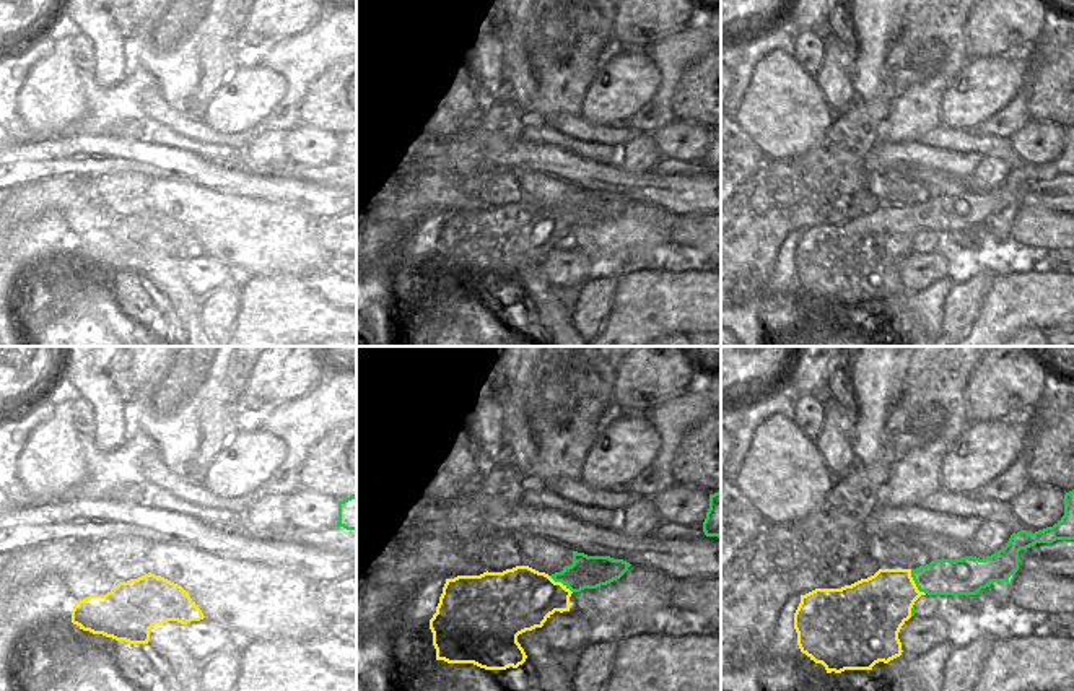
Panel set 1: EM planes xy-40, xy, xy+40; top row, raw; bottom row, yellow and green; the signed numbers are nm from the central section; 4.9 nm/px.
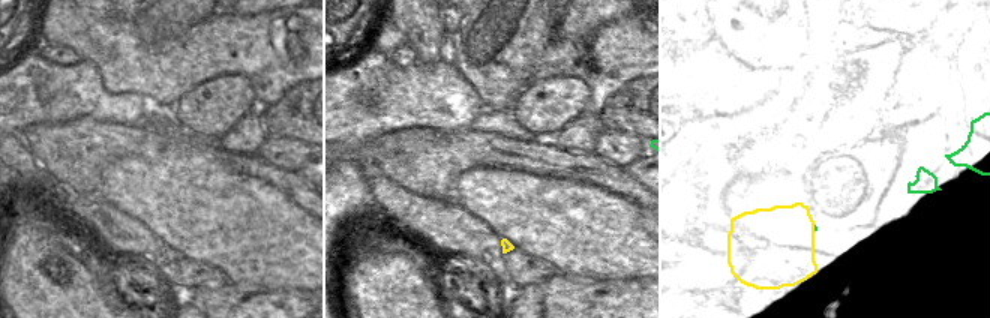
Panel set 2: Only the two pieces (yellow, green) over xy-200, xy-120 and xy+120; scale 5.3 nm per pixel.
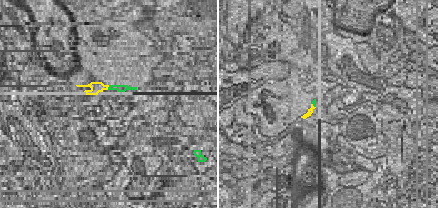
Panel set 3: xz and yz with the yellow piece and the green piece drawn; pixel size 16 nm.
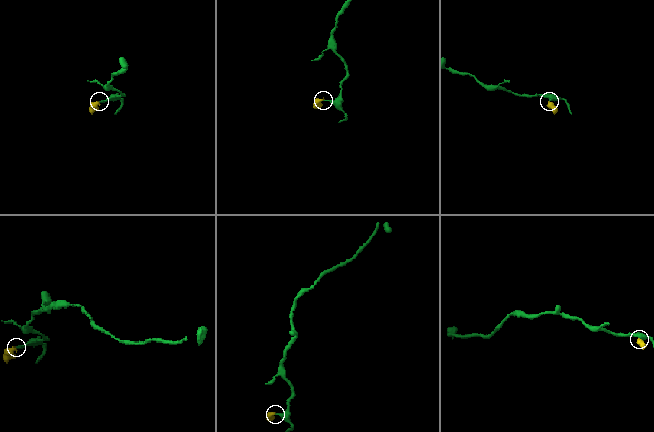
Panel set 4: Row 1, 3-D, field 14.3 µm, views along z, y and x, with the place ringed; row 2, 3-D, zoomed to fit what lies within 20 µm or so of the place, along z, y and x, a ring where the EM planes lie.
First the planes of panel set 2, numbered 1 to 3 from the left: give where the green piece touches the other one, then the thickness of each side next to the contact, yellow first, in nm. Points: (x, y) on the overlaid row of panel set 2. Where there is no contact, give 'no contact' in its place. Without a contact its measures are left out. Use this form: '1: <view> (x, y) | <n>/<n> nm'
1: no contact
2: no contact
3: xy+120 (813, 228) | 440/20 nm

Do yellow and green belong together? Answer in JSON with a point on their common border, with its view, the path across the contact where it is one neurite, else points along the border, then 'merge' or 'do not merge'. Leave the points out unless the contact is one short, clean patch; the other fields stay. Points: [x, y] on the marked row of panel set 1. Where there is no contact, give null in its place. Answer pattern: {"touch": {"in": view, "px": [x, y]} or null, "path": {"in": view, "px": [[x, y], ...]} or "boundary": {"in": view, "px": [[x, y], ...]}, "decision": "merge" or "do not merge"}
{"touch": {"in": "xy+40", "px": [913, 582]}, "decision": "merge"}

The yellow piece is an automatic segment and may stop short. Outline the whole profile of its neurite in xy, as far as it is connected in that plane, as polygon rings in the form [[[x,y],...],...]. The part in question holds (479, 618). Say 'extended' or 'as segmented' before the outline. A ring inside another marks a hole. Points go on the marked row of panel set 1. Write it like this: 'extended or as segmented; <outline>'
extended; [[[573,551],[573,564],[552,576],[529,566],[503,572],[457,576],[446,579],[436,613],[430,619],[436,660],[474,663],[485,670],[517,668],[527,658],[517,636],[542,628],[555,611],[570,611],[573,592],[597,589],[620,579],[631,564],[610,556],[587,556]]]

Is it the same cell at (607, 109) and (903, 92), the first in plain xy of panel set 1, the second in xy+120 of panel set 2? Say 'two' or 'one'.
one

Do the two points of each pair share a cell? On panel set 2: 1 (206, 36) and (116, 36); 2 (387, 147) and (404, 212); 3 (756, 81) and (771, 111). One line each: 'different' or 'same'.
1: same
2: different
3: same

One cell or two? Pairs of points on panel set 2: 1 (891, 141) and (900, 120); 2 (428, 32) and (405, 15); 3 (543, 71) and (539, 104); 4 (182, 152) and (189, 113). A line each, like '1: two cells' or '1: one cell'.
1: two cells
2: one cell
3: two cells
4: two cells

